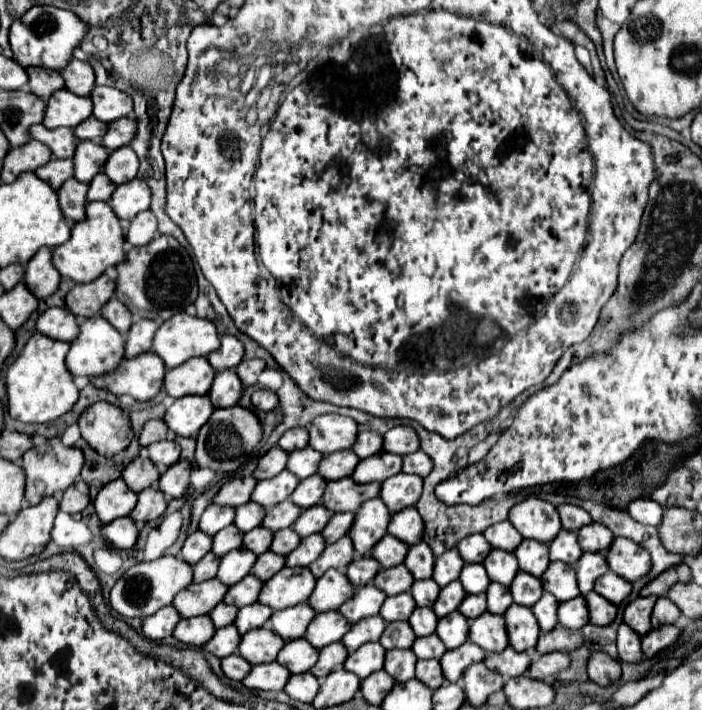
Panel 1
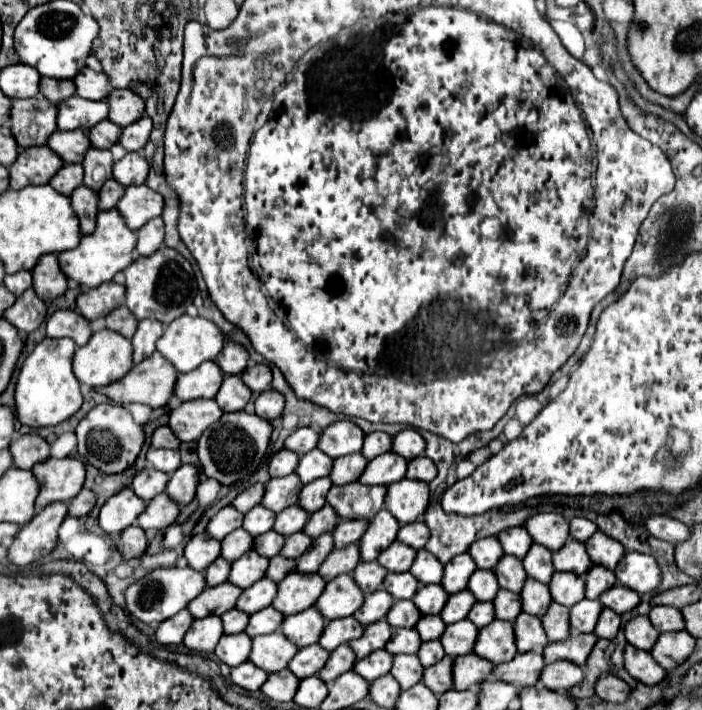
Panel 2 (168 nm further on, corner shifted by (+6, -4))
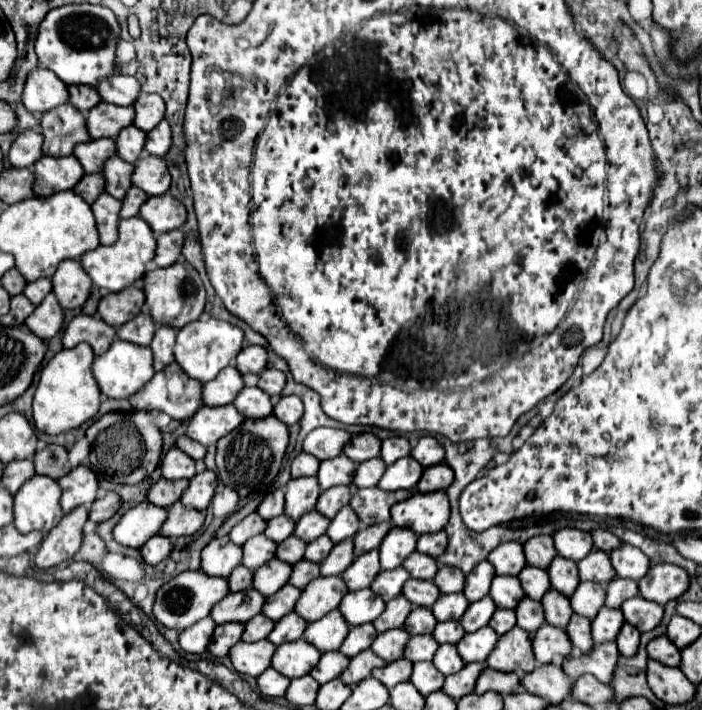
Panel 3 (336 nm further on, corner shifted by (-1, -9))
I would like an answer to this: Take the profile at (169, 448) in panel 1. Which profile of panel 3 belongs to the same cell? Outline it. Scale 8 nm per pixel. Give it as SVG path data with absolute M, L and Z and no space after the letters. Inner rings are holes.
M170 448L170 452L164 456L162 460L162 476L166 480L180 480L180 478L192 478L196 474L196 468L194 468L194 460L184 454L182 450L178 448Z

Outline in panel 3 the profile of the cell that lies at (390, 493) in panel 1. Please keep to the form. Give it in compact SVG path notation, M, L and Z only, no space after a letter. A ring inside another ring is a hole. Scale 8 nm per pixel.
M416 492L408 500L392 506L392 524L410 528L416 534L440 532L450 518L450 502L446 492Z

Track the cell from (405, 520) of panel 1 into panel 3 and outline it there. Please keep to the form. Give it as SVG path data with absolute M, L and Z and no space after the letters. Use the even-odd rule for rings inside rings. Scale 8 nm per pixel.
M444 530L418 536L418 552L428 554L432 558L438 558L446 550L446 546L448 546L448 536Z

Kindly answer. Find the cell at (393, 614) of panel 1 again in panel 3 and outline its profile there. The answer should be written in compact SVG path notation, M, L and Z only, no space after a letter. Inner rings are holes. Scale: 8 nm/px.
M414 608L410 612L410 616L406 618L406 632L410 636L416 636L416 634L428 634L434 630L434 626L438 624L438 620L434 618L432 610L430 608Z

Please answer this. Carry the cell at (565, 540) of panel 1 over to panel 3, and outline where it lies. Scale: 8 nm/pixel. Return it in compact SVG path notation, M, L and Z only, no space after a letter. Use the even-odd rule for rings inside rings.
M596 548L584 560L578 562L578 570L580 570L580 580L608 584L610 580L616 578L614 568L610 566L610 556L602 550L596 550Z

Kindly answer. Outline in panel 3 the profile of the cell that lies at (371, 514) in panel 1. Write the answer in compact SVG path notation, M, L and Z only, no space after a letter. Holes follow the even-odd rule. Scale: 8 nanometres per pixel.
M392 528L390 534L384 538L380 548L380 564L384 570L394 570L402 566L404 558L416 552L418 536L406 528Z

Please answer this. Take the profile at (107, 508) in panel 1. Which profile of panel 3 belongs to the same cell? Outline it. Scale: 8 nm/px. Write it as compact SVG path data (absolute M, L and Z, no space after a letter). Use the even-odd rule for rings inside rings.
M142 502L120 518L118 526L114 528L114 540L120 542L122 546L140 550L148 542L148 538L160 532L166 518L168 518L166 508L158 508L150 502Z

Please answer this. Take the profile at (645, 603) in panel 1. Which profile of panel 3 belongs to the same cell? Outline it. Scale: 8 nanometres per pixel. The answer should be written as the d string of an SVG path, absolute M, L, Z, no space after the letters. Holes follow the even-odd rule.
M666 636L654 638L648 644L648 654L652 660L662 662L666 666L680 666L680 650Z

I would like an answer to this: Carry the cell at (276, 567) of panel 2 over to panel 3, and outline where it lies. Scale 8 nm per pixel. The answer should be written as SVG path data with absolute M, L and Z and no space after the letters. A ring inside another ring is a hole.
M300 560L298 564L294 564L294 570L292 570L292 576L290 576L290 584L296 586L296 588L306 588L310 580L318 578L320 576L320 570L318 570L318 564L314 562L306 562L306 560Z

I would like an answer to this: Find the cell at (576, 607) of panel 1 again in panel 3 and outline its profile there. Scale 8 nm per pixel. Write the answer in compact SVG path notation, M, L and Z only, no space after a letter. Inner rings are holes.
M602 608L598 612L598 616L592 620L592 636L596 644L602 642L614 642L618 636L618 630L624 624L624 614L620 610L610 610L610 608Z

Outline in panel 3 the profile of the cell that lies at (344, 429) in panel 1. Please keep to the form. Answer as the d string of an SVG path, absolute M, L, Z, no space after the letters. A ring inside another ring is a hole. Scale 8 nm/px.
M364 432L352 438L352 442L344 448L344 454L358 464L358 462L366 462L370 458L380 456L380 446L382 446L382 440L378 436Z

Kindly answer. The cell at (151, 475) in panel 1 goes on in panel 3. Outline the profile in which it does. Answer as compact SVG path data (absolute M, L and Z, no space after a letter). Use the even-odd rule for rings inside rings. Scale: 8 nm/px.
M158 480L150 492L148 492L148 500L156 506L162 508L170 508L174 502L180 500L180 496L184 494L184 490L188 488L188 480Z

